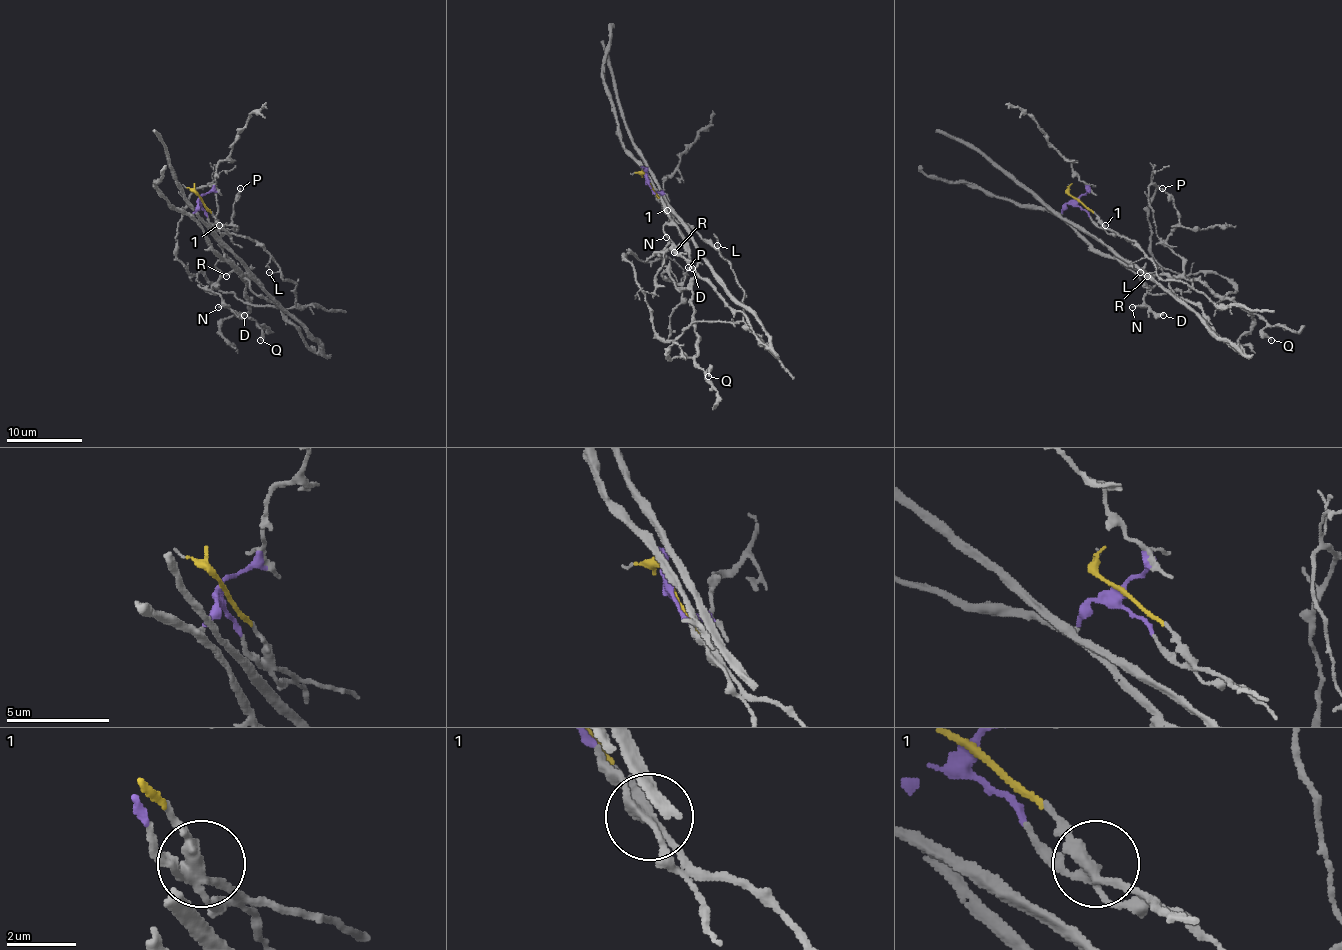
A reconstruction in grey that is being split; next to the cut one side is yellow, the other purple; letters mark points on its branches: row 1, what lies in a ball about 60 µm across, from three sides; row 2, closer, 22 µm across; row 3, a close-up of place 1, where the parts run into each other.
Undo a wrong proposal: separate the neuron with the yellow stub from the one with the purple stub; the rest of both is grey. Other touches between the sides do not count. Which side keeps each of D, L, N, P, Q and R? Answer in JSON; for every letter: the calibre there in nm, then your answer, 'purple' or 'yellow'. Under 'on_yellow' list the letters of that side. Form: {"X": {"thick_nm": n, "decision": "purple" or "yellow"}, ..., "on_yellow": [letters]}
{"D": {"thick_nm": 280, "decision": "purple"}, "L": {"thick_nm": 120, "decision": "yellow"}, "N": {"thick_nm": 130, "decision": "purple"}, "P": {"thick_nm": 150, "decision": "purple"}, "Q": {"thick_nm": 180, "decision": "purple"}, "R": {"thick_nm": 130, "decision": "purple"}, "on_yellow": ["L"]}

